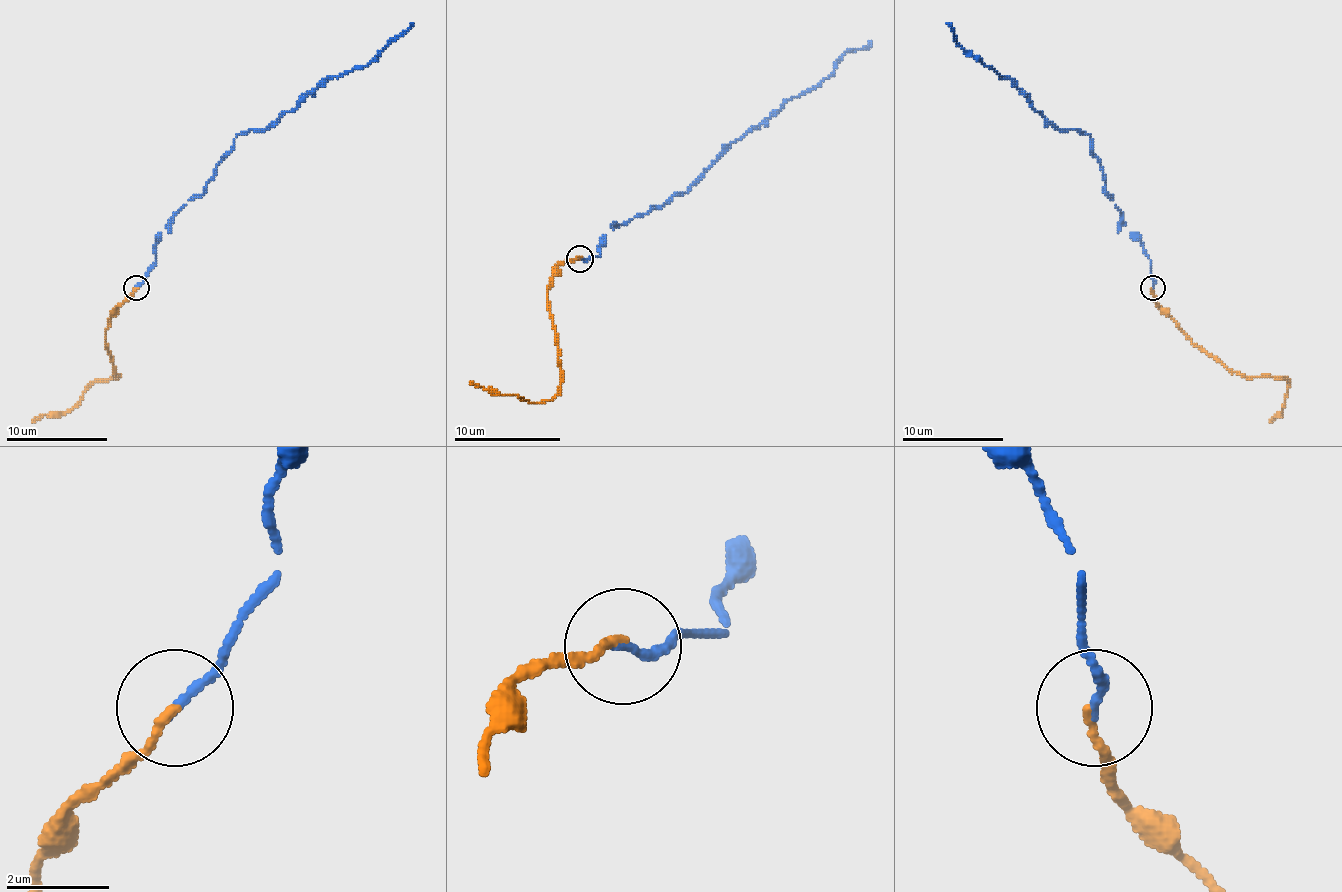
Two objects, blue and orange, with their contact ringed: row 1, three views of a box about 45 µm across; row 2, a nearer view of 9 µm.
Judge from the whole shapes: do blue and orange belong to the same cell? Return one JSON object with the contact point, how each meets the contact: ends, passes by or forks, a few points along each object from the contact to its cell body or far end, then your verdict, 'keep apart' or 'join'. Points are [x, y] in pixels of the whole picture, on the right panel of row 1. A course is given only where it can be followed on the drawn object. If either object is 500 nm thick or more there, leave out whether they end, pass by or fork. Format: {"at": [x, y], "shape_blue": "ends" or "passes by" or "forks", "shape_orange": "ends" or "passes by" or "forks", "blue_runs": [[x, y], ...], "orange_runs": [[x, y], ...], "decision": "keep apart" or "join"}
{"at": [1153, 287], "shape_blue": "ends", "shape_orange": "ends", "blue_runs": [[1153, 288], [1151, 260], [1105, 192], [1093, 139], [1075, 129], [1057, 129], [1009, 79], [969, 56], [946, 23]], "orange_runs": [[1151, 288], [1161, 308], [1194, 344], [1234, 371], [1277, 376], [1289, 381], [1282, 412], [1269, 422]], "decision": "join"}

